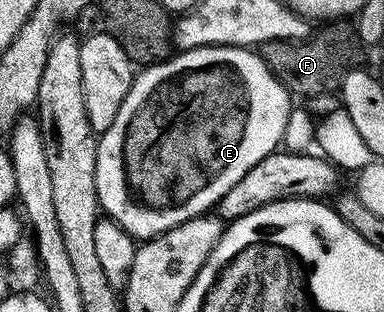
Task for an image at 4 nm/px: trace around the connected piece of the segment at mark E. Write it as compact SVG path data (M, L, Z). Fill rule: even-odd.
M192 48L186 52L178 51L177 56L173 56L170 60L165 60L162 64L153 64L150 68L145 68L136 73L133 78L133 85L127 94L127 98L123 98L123 106L119 106L119 114L115 114L115 122L111 122L111 126L107 126L105 132L100 133L97 141L98 158L95 162L95 186L97 187L98 202L100 211L104 213L108 219L115 221L123 230L127 230L127 234L136 238L138 241L144 242L150 240L151 237L157 236L160 232L171 230L175 226L179 226L183 222L187 222L193 216L200 216L208 213L223 198L223 194L227 194L227 190L231 190L231 186L235 186L235 182L239 182L239 178L243 178L243 174L247 174L247 170L251 170L251 166L255 166L263 158L267 158L272 152L278 151L279 145L285 139L285 131L287 130L287 118L291 111L291 93L288 88L284 88L282 84L275 78L275 74L265 65L256 51L248 48Z

